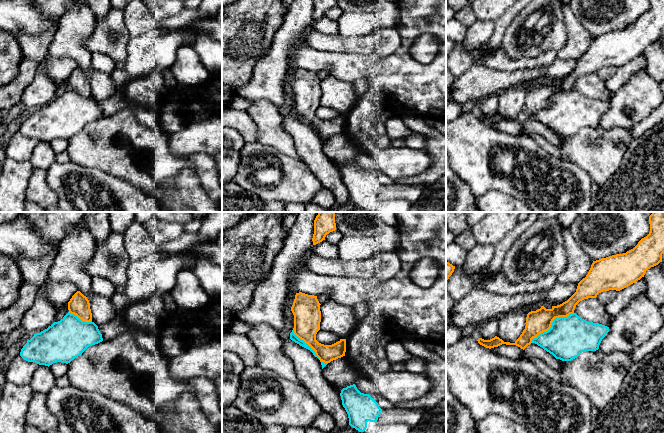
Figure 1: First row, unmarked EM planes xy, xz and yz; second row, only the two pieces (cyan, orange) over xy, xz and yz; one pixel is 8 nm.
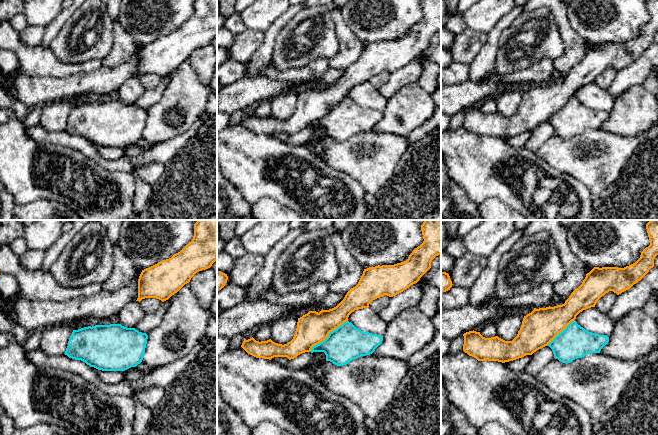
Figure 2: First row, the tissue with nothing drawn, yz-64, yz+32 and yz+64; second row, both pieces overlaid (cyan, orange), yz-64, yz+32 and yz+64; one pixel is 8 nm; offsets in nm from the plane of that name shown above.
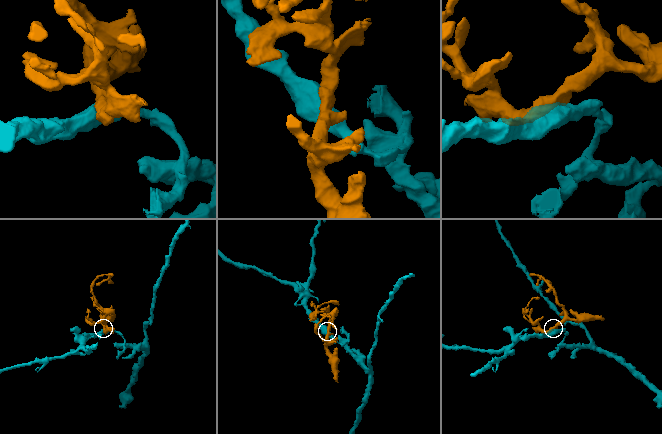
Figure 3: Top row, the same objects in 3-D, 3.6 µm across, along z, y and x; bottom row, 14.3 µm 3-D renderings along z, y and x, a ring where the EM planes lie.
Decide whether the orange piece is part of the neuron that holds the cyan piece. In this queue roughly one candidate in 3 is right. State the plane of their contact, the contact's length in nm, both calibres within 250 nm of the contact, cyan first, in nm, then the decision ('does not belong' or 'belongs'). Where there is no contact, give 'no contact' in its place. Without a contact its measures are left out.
yz | 420 nm | 320/190 nm | does not belong

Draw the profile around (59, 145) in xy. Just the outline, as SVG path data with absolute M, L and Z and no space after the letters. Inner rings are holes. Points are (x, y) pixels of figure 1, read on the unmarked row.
M61 138L53 139L49 144L56 154L66 151L68 147L68 141Z

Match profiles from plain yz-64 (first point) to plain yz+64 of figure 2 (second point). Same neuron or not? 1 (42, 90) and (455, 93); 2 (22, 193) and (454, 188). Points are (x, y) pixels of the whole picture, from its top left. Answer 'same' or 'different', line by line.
1: same
2: different

